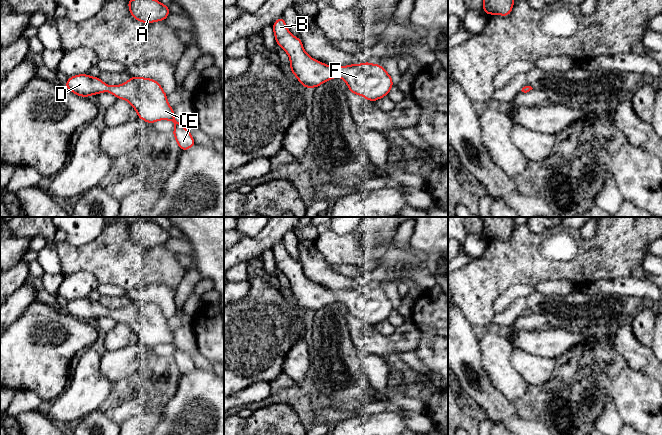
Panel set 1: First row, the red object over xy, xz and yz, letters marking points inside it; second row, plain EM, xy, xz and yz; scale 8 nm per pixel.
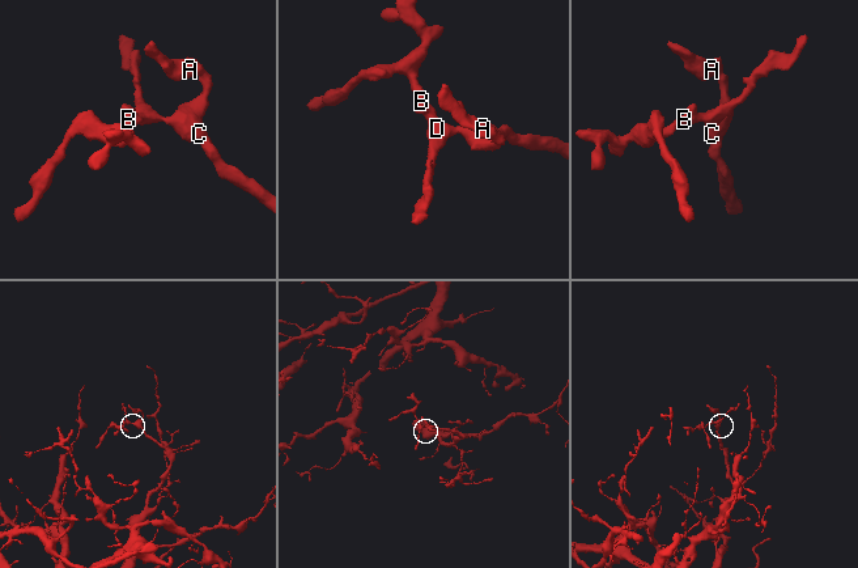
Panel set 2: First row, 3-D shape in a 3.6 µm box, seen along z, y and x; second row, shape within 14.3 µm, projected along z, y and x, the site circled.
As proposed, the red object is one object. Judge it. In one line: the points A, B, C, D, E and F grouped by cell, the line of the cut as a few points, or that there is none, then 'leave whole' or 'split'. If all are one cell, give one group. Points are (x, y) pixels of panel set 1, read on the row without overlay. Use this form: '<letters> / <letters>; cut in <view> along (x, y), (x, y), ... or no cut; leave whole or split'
A B C D E F; no cut; leave whole

